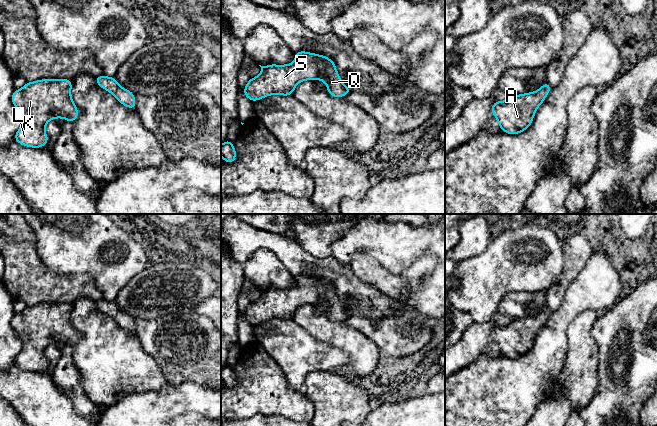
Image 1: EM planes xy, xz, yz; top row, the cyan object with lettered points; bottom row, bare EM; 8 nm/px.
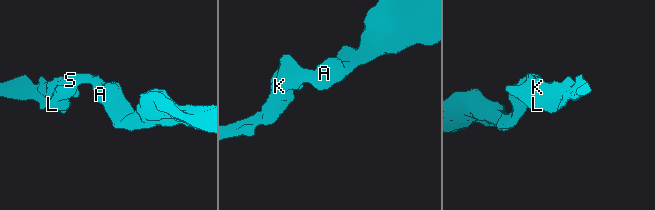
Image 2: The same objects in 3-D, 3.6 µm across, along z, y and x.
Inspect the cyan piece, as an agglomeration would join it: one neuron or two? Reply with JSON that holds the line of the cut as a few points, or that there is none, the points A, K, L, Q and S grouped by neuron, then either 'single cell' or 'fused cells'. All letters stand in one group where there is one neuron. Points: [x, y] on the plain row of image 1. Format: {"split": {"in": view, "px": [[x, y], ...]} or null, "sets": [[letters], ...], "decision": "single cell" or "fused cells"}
{"split": null, "sets": [["A", "K", "L", "Q", "S"]], "decision": "single cell"}

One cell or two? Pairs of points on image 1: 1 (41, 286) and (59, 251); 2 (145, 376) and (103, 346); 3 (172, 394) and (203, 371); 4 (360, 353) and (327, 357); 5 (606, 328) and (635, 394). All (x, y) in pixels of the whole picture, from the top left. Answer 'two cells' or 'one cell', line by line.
1: two cells
2: one cell
3: two cells
4: two cells
5: one cell

